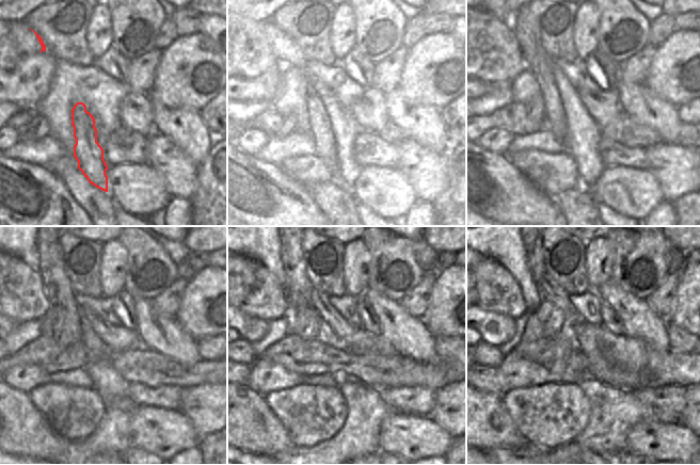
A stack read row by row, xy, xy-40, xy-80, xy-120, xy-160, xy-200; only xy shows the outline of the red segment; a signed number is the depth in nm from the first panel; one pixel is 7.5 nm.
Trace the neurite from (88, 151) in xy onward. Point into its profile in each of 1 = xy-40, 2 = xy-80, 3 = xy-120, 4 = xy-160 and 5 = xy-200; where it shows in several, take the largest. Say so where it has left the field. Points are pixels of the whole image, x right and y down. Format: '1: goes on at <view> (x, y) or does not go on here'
1: goes on at xy-40 (324, 144)
2: goes on at xy-80 (541, 64)
3: goes on at xy-120 (57, 284)
4: goes on at xy-160 (298, 287)
5: goes on at xy-200 (533, 247)

